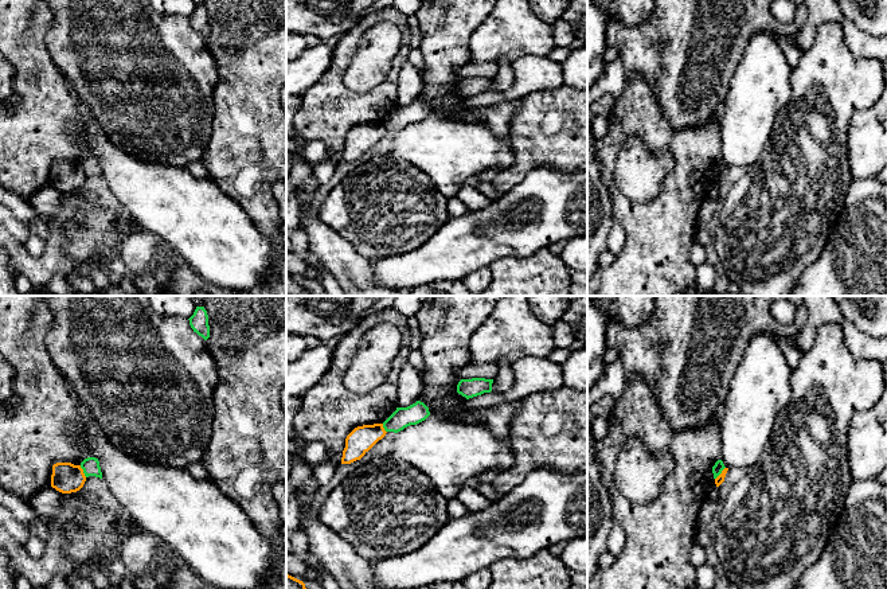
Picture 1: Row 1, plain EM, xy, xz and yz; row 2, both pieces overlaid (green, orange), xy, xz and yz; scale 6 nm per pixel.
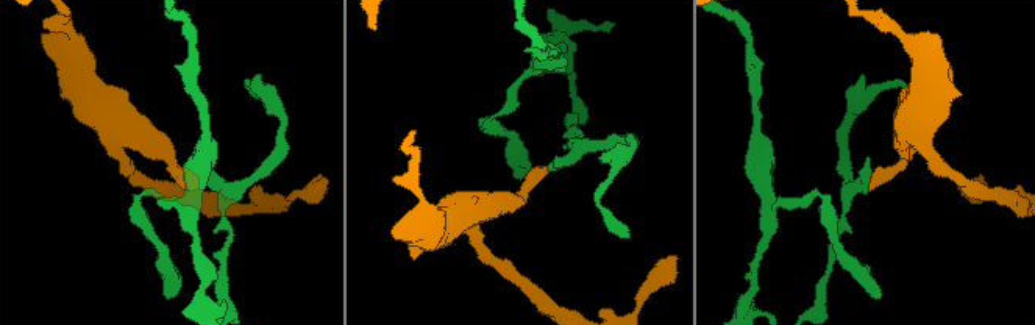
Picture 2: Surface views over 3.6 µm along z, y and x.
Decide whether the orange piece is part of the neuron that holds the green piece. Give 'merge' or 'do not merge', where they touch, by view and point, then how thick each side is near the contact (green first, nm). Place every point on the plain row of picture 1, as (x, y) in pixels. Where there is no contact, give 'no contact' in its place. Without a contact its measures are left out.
do not merge | xy (83, 170) | 110/180 nm

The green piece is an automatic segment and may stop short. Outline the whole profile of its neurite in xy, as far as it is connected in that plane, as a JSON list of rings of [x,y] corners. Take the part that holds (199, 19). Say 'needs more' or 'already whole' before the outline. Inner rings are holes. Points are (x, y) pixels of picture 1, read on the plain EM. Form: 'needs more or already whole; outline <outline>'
already whole; outline [[[196,5],[194,13],[188,17],[189,24],[204,39],[210,36],[208,13],[204,5]]]

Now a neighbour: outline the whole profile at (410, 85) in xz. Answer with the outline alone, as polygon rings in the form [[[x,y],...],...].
[[[407,61],[400,71],[396,87],[396,105],[407,106],[417,100],[423,89],[421,73]]]

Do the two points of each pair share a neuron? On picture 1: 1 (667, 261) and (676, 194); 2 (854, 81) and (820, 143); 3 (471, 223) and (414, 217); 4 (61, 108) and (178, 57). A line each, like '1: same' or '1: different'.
1: same
2: same
3: different
4: different

